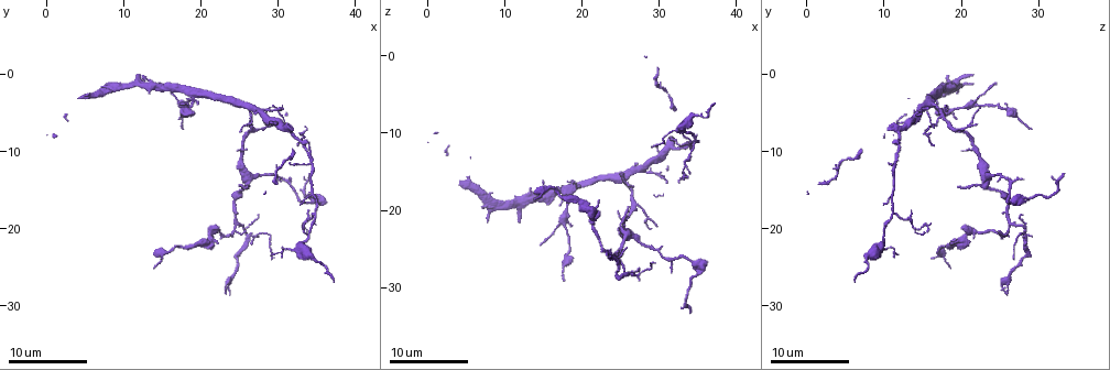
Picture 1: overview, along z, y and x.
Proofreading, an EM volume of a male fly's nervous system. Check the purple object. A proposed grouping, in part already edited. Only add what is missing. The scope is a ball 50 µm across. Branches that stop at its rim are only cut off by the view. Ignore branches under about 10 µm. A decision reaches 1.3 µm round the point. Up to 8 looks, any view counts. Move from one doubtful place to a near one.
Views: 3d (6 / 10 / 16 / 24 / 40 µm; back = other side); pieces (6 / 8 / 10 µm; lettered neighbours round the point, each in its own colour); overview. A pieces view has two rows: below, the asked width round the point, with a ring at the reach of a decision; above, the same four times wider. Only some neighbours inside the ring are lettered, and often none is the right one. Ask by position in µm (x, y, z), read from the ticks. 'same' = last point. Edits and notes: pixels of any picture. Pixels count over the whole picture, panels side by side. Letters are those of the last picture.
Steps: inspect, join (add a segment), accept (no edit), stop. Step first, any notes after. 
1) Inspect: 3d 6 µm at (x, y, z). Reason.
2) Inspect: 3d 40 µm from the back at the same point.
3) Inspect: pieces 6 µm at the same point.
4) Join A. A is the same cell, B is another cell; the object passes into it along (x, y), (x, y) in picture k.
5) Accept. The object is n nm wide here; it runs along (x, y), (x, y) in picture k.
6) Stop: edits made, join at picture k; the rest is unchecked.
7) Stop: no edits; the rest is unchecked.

Inspect: pieces 6 µm at (23.5, 28.5, 26.0). Branch stops here.

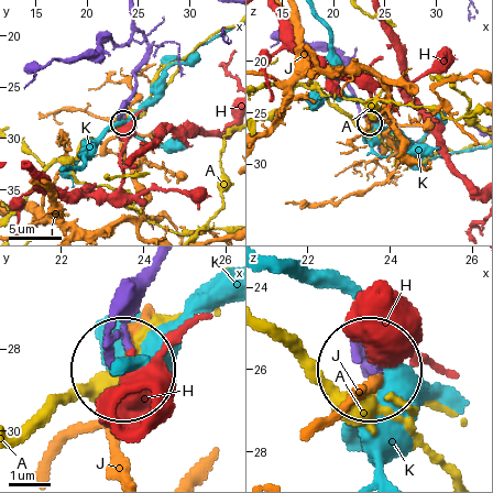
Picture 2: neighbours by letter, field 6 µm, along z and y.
Accept. A, H, J and K are other cells; no lettered segment goes on from it.

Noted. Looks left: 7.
Inspect: pieces 10 µm at (17.5, 6.5, 29.0). Tapers out.

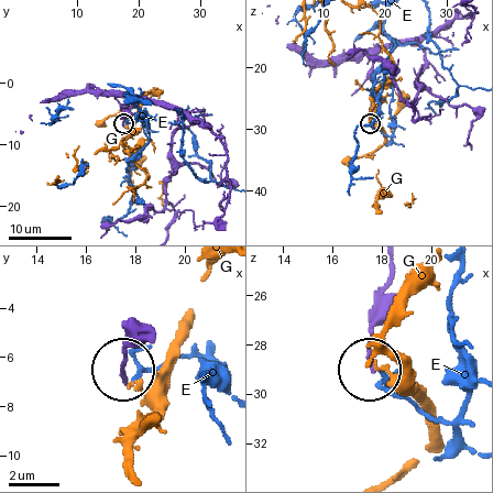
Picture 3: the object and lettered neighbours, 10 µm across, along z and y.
Accept. E and G are other cells; no lettered segment goes on from it.

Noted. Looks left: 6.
Inspect: pieces 8 µm at (26.0, 14.5, 20.0). Free end.

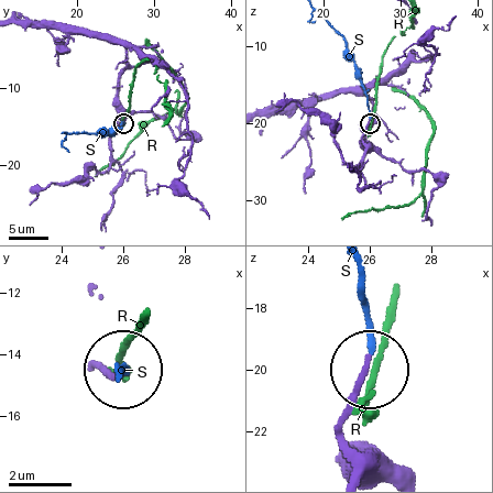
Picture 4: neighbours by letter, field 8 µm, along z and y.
Join S. S is the same cell, R is another cell; it goes on there.

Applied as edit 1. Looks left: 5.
Inspect: pieces 6 µm at (31.5, 13.5, 28.0). Free end.

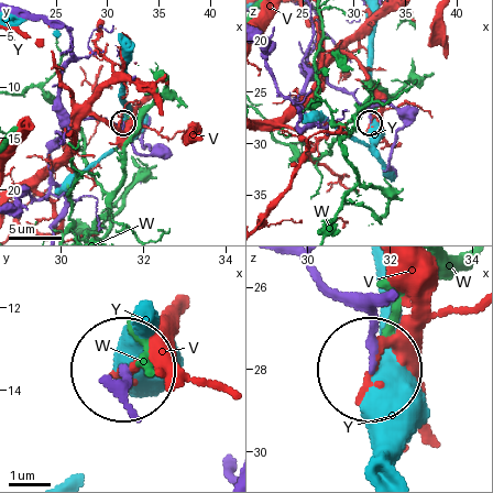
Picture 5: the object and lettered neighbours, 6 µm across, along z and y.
Accept. V, W and Y are other cells; no lettered segment goes on from it.

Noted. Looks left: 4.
Stop: edits made, join at picture 4; the rest is unchecked.

